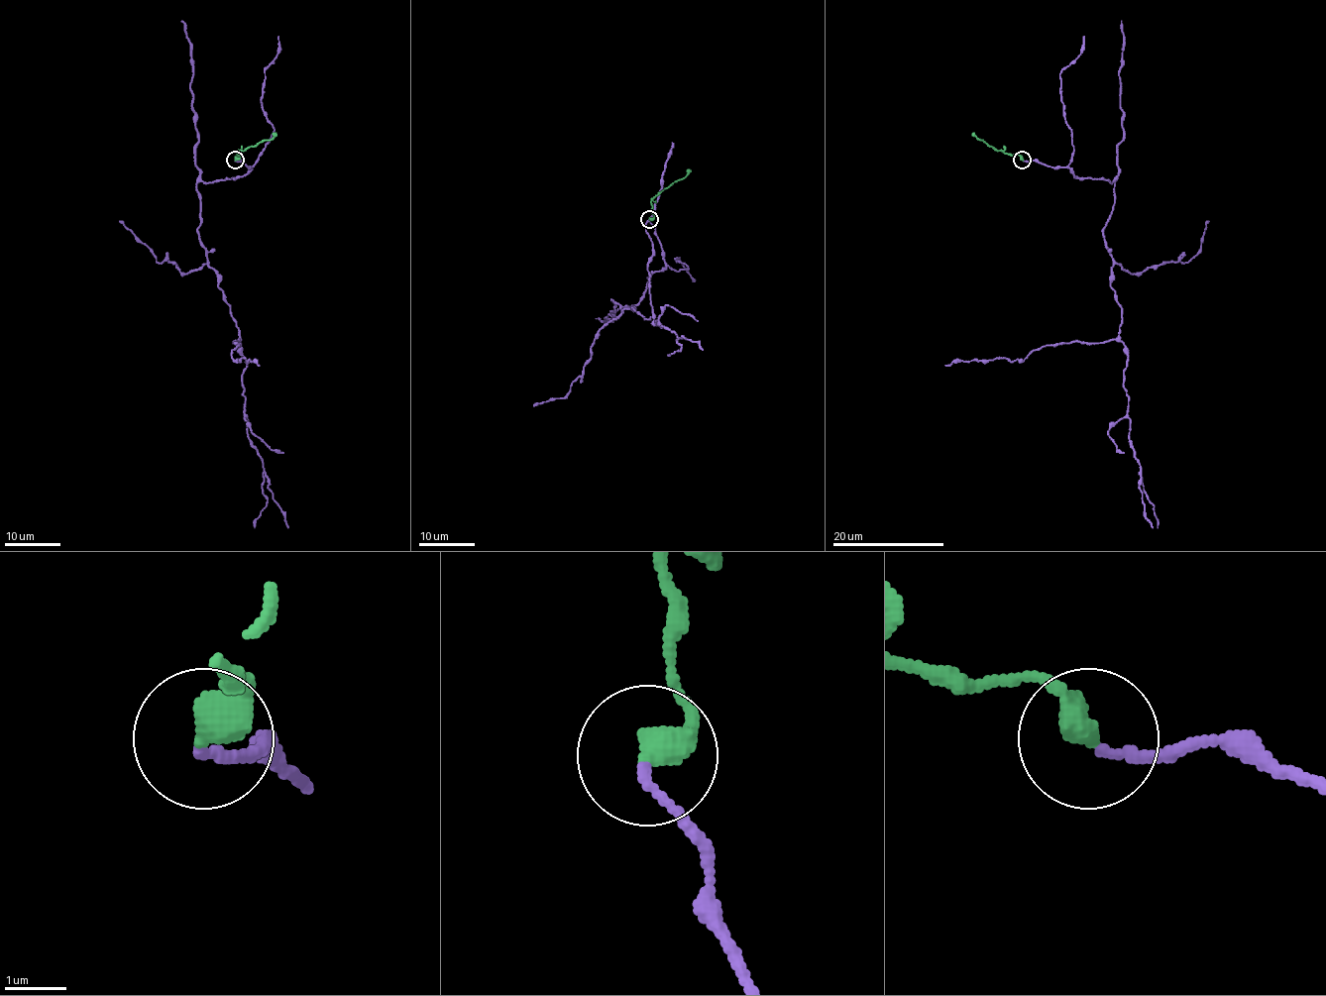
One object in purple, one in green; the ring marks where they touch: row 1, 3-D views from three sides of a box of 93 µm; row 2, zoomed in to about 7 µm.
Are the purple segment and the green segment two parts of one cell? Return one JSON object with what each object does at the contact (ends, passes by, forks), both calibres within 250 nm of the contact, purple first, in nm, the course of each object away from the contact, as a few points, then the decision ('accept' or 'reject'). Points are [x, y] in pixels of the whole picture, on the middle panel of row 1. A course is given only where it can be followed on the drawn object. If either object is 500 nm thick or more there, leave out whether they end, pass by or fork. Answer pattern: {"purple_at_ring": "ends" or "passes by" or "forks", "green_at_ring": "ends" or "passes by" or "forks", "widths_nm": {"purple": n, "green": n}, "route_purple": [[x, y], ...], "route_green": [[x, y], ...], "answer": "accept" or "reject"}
{"purple_at_ring": "ends", "green_at_ring": "ends", "widths_nm": {"purple": 140, "green": 480}, "route_purple": [[650, 220], [665, 266], [651, 275], [636, 304], [610, 311], [612, 300], [622, 310], [653, 316], [702, 349]], "route_green": [[650, 220], [651, 200], [685, 176], [689, 169]], "answer": "accept"}

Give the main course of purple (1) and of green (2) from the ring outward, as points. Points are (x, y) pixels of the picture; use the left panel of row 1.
1: (236, 161), (251, 167), (237, 177), (196, 184), (198, 239), (239, 329), (246, 360), (248, 439), (287, 528)
2: (236, 160), (237, 153), (254, 147), (260, 141), (271, 140), (275, 133)

